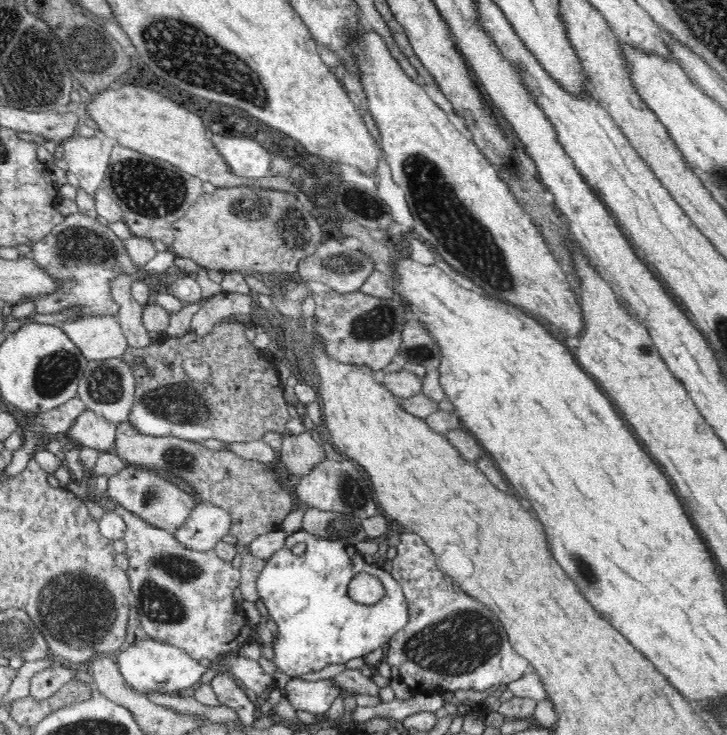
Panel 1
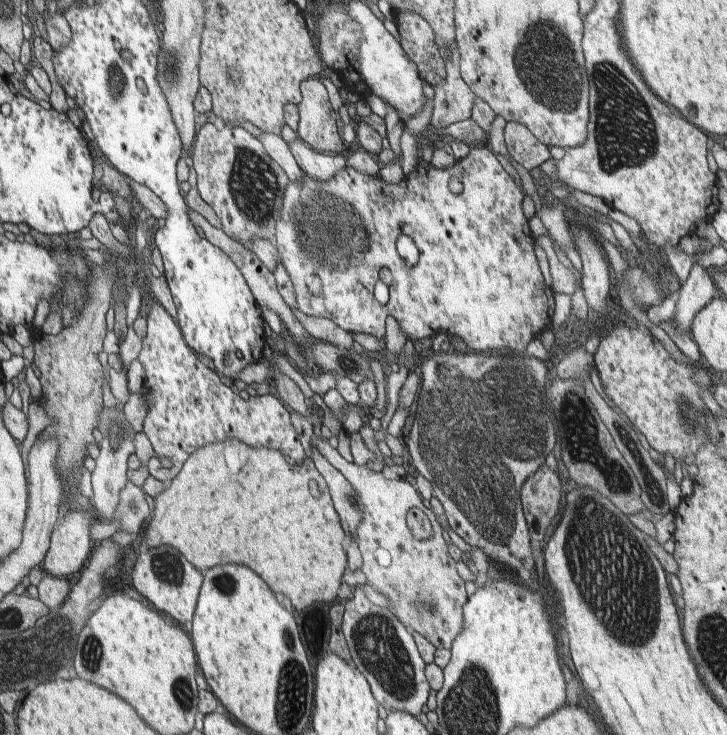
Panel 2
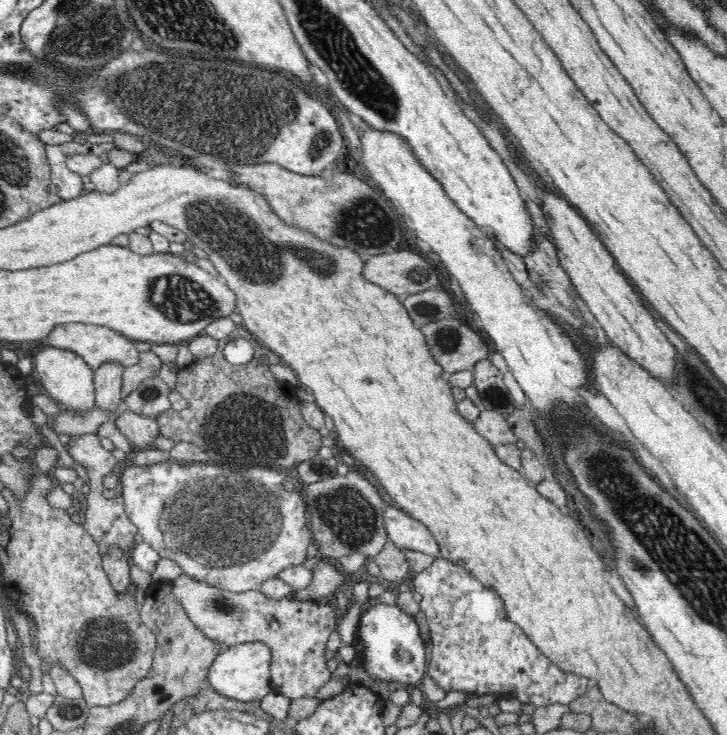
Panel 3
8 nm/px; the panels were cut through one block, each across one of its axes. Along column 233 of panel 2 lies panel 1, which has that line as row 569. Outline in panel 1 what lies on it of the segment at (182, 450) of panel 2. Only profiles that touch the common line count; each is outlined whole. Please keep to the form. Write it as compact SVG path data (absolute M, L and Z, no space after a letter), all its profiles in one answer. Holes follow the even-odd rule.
M409 531L400 534L390 575L400 583L408 601L408 622L389 638L385 646L386 660L390 666L398 668L401 682L408 685L413 695L450 690L472 692L472 696L480 696L494 684L508 684L523 677L523 674L534 672L529 662L513 649L498 617L484 603L460 589L451 576L438 568L431 548L420 535Z

